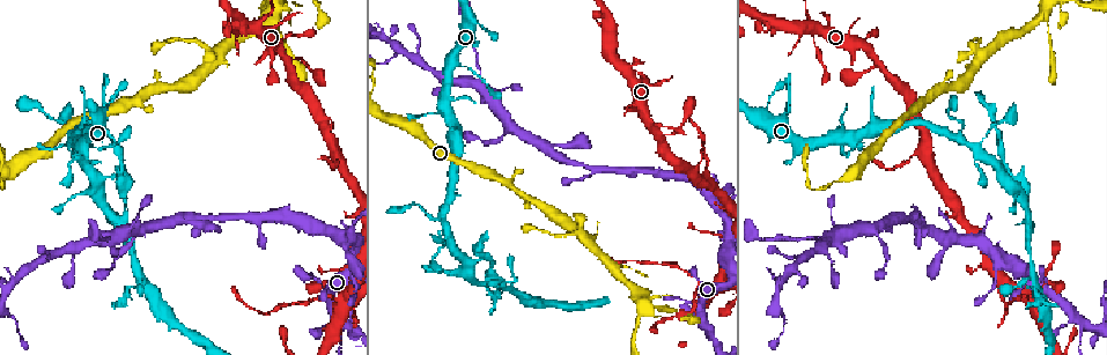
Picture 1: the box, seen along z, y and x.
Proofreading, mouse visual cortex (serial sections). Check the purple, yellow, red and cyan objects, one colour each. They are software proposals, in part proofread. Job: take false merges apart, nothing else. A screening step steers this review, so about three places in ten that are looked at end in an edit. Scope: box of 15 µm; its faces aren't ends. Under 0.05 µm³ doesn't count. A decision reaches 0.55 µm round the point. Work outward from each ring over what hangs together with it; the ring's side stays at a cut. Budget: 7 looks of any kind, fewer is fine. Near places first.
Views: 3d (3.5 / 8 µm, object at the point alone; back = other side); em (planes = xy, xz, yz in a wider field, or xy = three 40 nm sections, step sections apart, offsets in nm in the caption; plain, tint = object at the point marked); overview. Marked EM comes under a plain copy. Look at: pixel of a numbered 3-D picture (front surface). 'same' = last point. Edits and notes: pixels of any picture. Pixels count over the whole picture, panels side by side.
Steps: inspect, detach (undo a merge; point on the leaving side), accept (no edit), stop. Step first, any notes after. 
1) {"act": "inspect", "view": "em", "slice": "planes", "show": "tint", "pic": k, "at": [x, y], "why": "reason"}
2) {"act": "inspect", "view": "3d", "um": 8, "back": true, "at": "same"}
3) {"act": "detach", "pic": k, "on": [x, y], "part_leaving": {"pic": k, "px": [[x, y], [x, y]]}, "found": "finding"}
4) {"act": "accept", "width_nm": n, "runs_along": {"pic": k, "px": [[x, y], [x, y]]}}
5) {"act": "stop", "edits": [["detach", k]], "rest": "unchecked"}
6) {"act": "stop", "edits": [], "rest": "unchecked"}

{"act": "inspect", "view": "3d", "um": 3.5, "pic": 1, "at": [476, 84], "why": "three-way junction"}

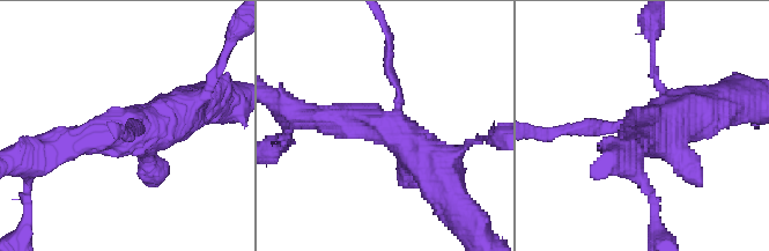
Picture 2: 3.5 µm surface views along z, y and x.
{"act": "inspect", "view": "em", "slice": "xy", "step": 1, "show": "tint", "pic": 2, "at": [383, 129]}

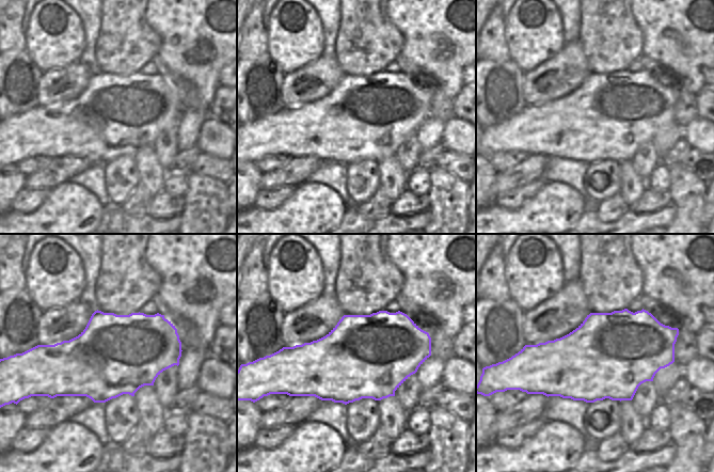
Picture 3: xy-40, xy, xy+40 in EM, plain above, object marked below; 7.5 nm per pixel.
{"act": "accept", "runs_along": {"pic": 2, "px": [[442, 178], [385, 127], [315, 116]]}, "found": "continuous, no second cell"}

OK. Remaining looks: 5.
{"act": "inspect", "view": "3d", "um": 8, "pic": 1, "at": [458, 64], "why": "branch point"}

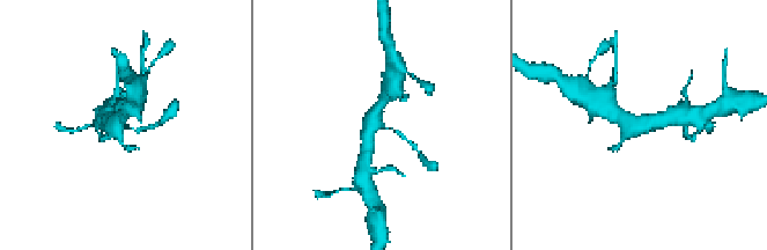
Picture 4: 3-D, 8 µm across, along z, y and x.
{"act": "inspect", "view": "em", "slice": "xy", "step": 1, "show": "tint", "pic": 4, "at": [382, 122], "why": "shape alone is not enough"}

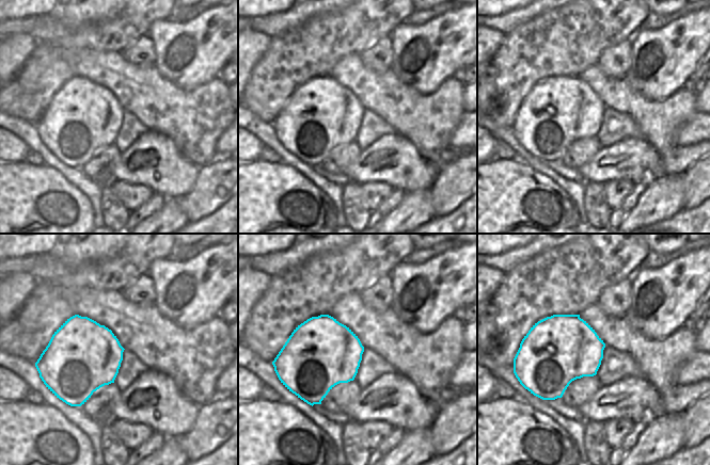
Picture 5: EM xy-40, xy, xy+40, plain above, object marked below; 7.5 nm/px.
{"act": "accept", "runs_along": {"pic": 4, "px": [[388, 94], [371, 122], [367, 152]]}, "found": "one cell here"}

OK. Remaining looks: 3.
{"act": "inspect", "view": "3d", "um": 3.5, "pic": 1, "at": [964, 129], "why": "narrows sharply"}

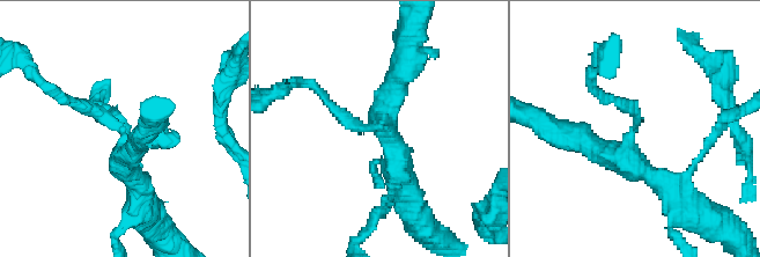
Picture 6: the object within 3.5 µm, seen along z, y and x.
{"act": "inspect", "view": "em", "slice": "xy", "step": 5, "show": "tint", "pic": 6, "at": [636, 125], "arms": 3, "arm_widths_nm": [150, 300, 300], "why": "now the EM"}

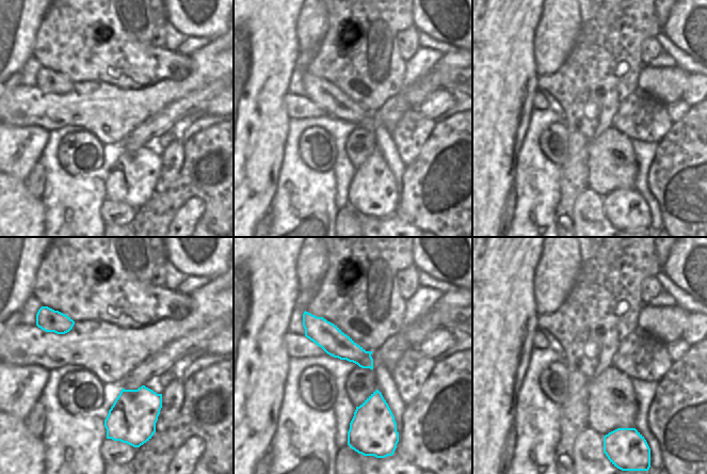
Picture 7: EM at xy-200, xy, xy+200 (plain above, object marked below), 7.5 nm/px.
{"act": "accept", "runs_along": {"pic": 6, "px": [[139, 142], [58, 93]]}, "found": "all the same cell"}

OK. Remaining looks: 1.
{"act": "stop", "edits": [], "rest": "unchecked"}

